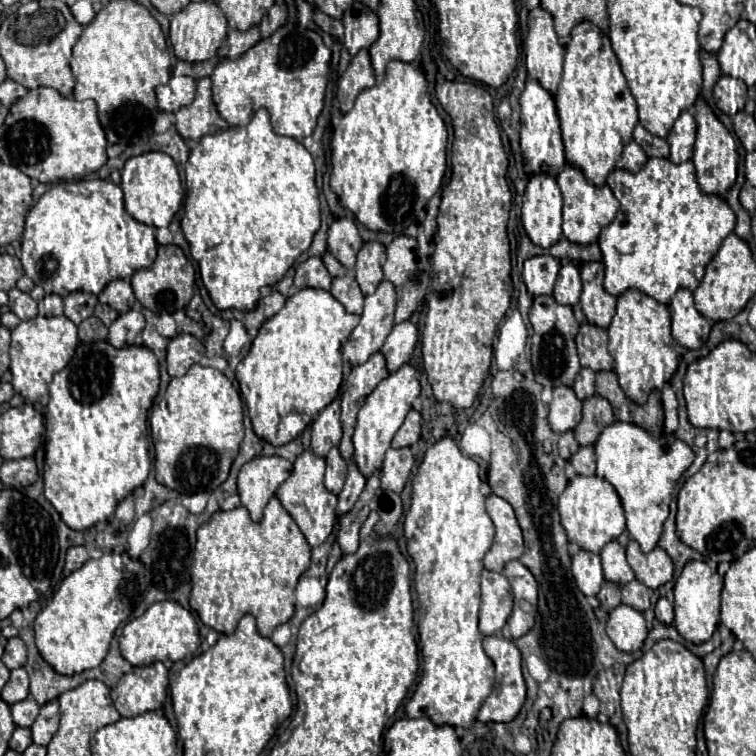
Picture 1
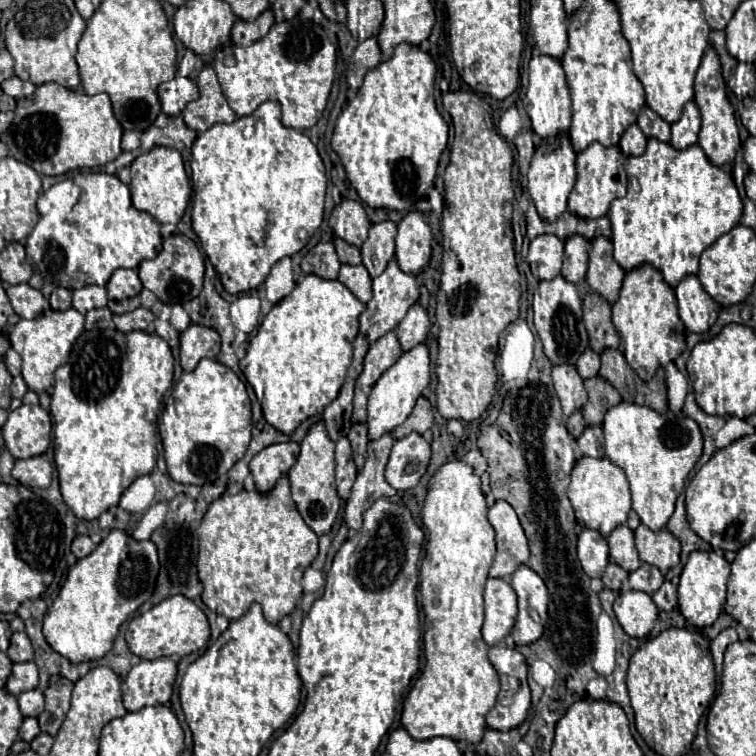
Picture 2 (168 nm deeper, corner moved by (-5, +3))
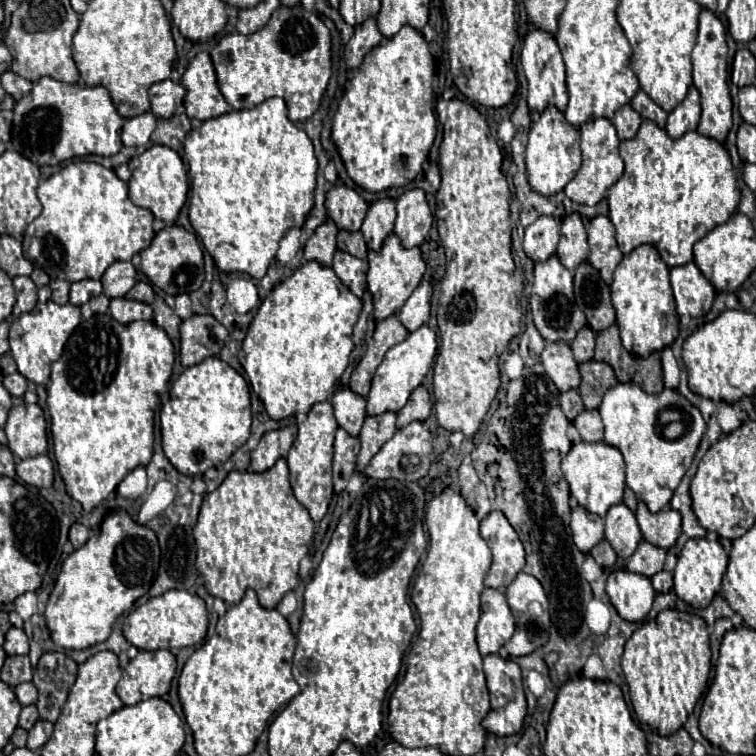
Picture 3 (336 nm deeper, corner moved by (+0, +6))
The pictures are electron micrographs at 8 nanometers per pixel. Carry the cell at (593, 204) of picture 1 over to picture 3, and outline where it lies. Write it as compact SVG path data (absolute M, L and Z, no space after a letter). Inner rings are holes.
M598 118L598 120L592 120L592 122L584 124L580 128L580 132L582 132L582 140L580 140L582 166L578 170L578 176L574 180L570 180L570 184L566 184L564 194L578 204L596 206L606 196L610 186L614 186L620 180L620 176L624 172L624 162L618 154L620 140L616 136L616 128L606 118Z

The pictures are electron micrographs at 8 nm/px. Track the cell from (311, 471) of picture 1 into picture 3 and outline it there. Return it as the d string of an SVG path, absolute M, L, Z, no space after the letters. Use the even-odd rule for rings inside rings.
M318 402L308 412L306 420L298 424L298 436L288 454L290 468L290 486L296 500L308 510L314 522L320 522L328 512L328 504L332 500L332 442L338 422L334 418L334 410L330 402Z

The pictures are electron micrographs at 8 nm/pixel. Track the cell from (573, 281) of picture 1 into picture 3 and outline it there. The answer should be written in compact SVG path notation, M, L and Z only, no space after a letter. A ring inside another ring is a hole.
M578 214L566 216L562 220L562 230L560 230L560 244L558 244L558 258L560 262L574 270L578 264L588 260L588 242L586 242L586 226Z

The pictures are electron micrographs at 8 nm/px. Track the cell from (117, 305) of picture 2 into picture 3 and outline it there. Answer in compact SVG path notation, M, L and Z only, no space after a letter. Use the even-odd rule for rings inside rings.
M138 282L138 284L136 284L136 286L134 286L134 288L132 288L124 298L152 304L152 300L154 300L154 290L152 290L152 286L146 284L146 282Z

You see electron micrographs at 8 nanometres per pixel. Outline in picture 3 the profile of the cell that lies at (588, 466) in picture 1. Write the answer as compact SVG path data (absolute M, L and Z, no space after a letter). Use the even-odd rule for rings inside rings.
M584 410L582 414L578 414L578 418L574 420L576 430L580 432L580 438L584 442L602 442L604 436L604 424L600 420L598 410Z

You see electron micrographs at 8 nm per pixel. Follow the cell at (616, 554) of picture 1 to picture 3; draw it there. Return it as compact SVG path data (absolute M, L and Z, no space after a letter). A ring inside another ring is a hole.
M616 504L606 514L606 540L620 558L630 558L638 548L642 534L634 514L624 506Z

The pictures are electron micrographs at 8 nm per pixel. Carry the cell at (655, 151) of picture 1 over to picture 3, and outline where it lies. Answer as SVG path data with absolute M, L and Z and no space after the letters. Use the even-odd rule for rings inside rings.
M642 90L632 98L630 106L632 106L644 120L652 120L652 122L656 122L660 128L666 126L668 114L666 114L658 104L654 104Z

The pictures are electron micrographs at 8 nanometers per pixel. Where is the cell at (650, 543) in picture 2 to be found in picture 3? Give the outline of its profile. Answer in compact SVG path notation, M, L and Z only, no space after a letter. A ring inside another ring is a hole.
M638 502L636 520L638 520L644 540L648 540L652 546L670 550L680 536L680 522L682 520L680 520L678 512L674 512L674 510L660 510L660 512L652 514L646 508L646 504Z

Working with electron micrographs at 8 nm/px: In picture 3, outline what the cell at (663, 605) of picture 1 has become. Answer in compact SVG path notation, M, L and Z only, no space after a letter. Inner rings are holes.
M662 570L662 572L658 572L656 576L652 576L652 586L654 586L654 590L656 590L658 594L670 592L670 590L672 590L672 572Z

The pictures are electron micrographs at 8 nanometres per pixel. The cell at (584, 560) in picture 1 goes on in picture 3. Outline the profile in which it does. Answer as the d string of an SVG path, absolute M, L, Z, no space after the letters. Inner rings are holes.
M584 508L572 510L570 528L572 528L574 544L584 554L588 554L596 544L600 544L604 540L604 520L600 516L586 512Z

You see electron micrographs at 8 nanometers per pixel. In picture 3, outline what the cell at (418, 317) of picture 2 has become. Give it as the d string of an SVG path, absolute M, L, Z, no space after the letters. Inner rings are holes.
M422 282L412 292L412 296L406 300L402 310L398 312L398 318L408 332L414 332L428 322L428 318L430 318L430 296L432 296L432 286L428 282Z

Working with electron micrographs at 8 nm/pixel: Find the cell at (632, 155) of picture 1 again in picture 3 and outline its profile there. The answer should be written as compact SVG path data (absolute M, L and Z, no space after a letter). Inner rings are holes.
M624 106L624 108L620 108L616 112L612 124L614 124L620 140L632 140L636 136L636 132L638 132L640 124L642 124L642 118L630 106Z

